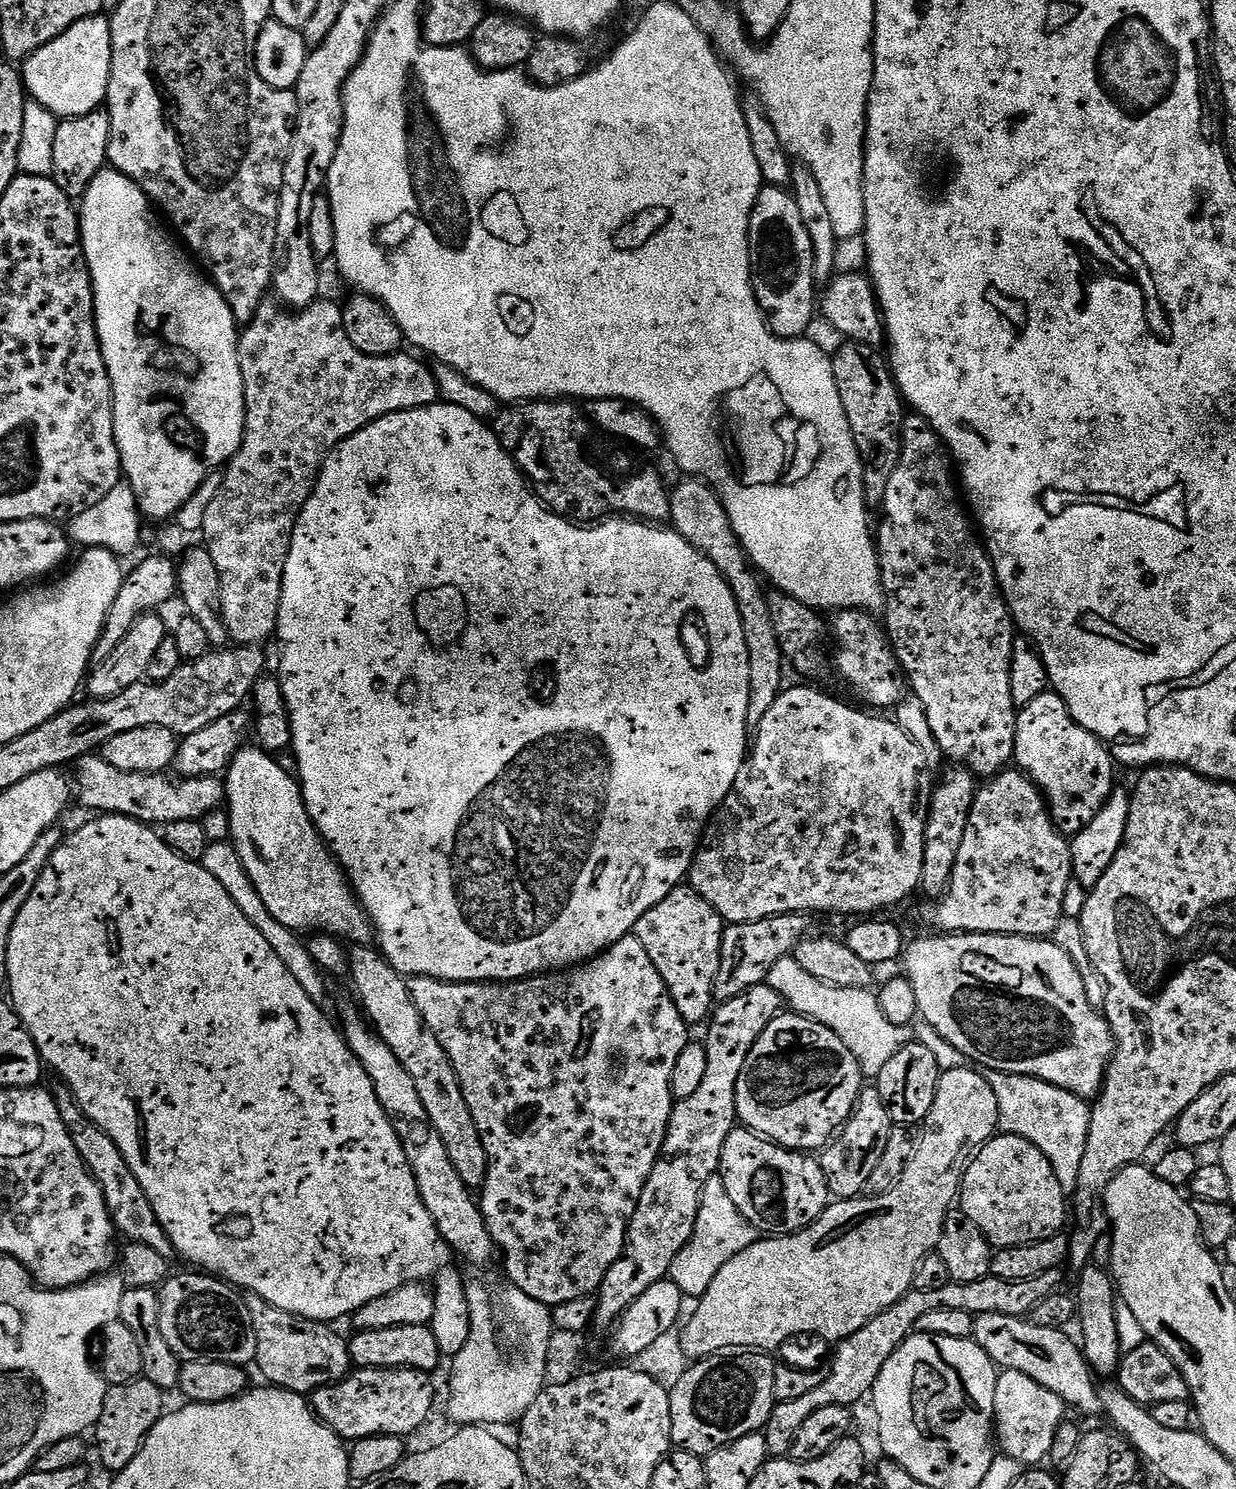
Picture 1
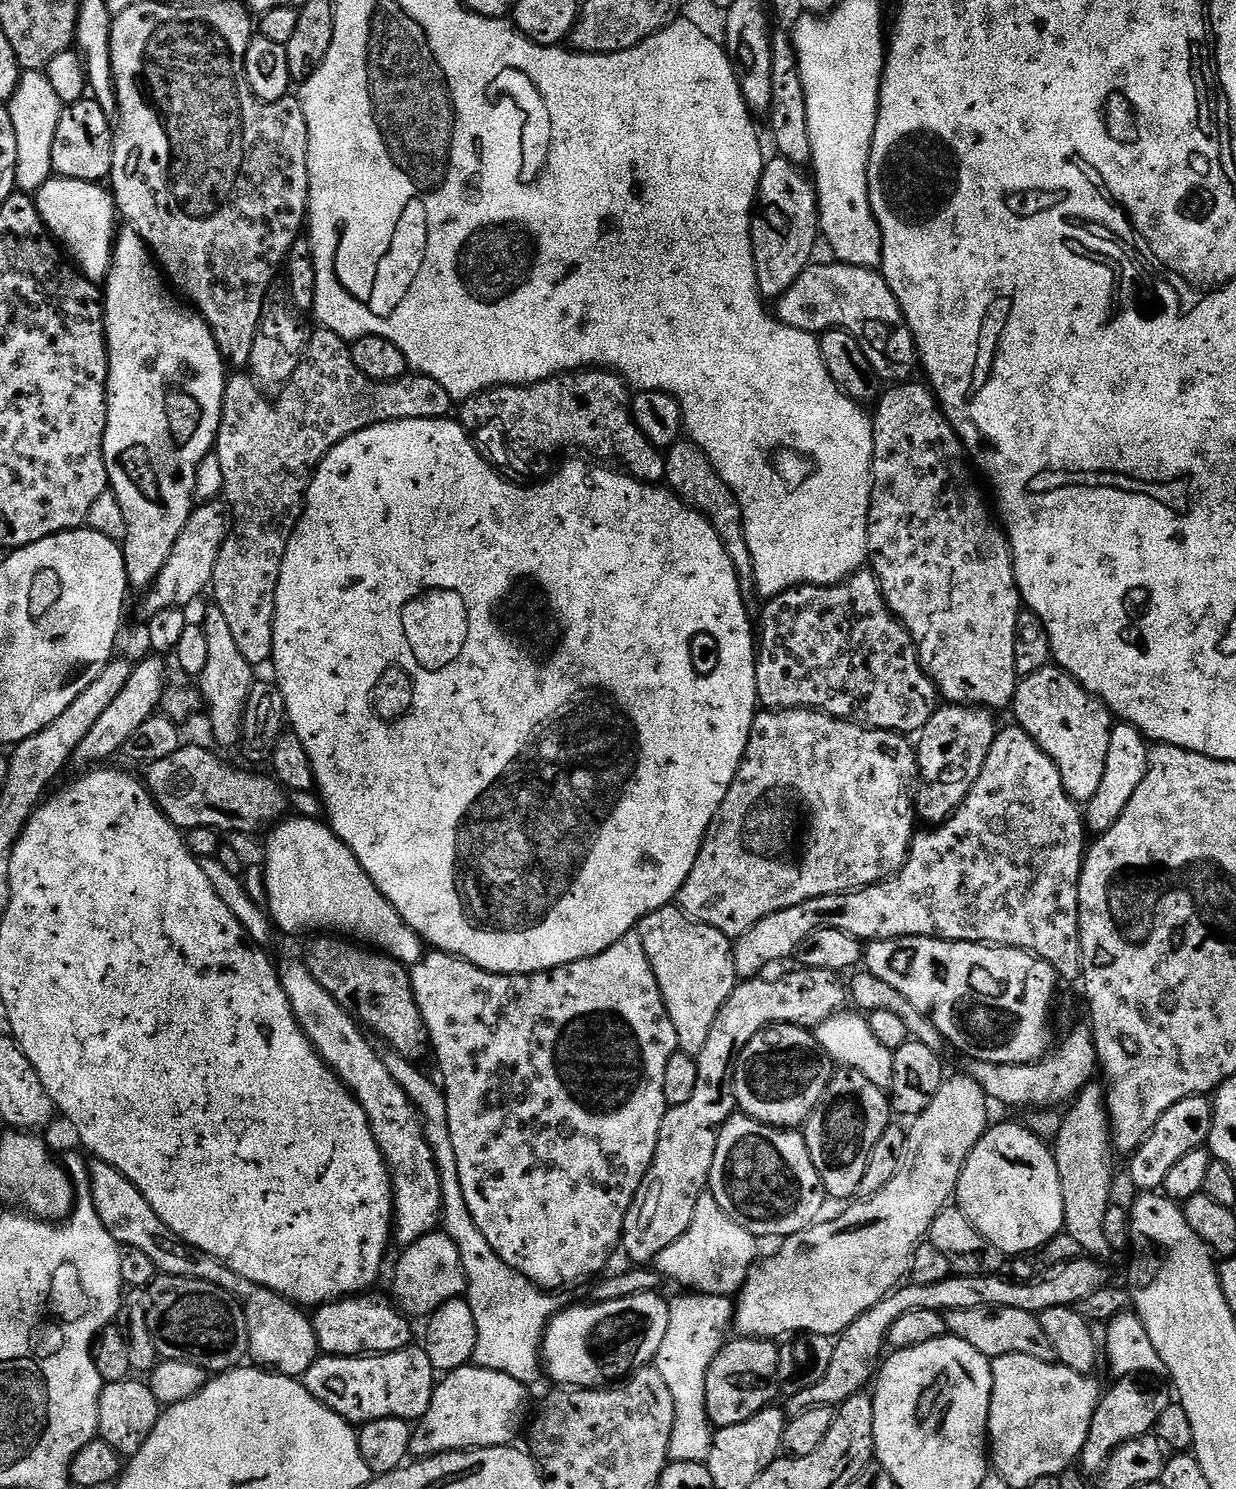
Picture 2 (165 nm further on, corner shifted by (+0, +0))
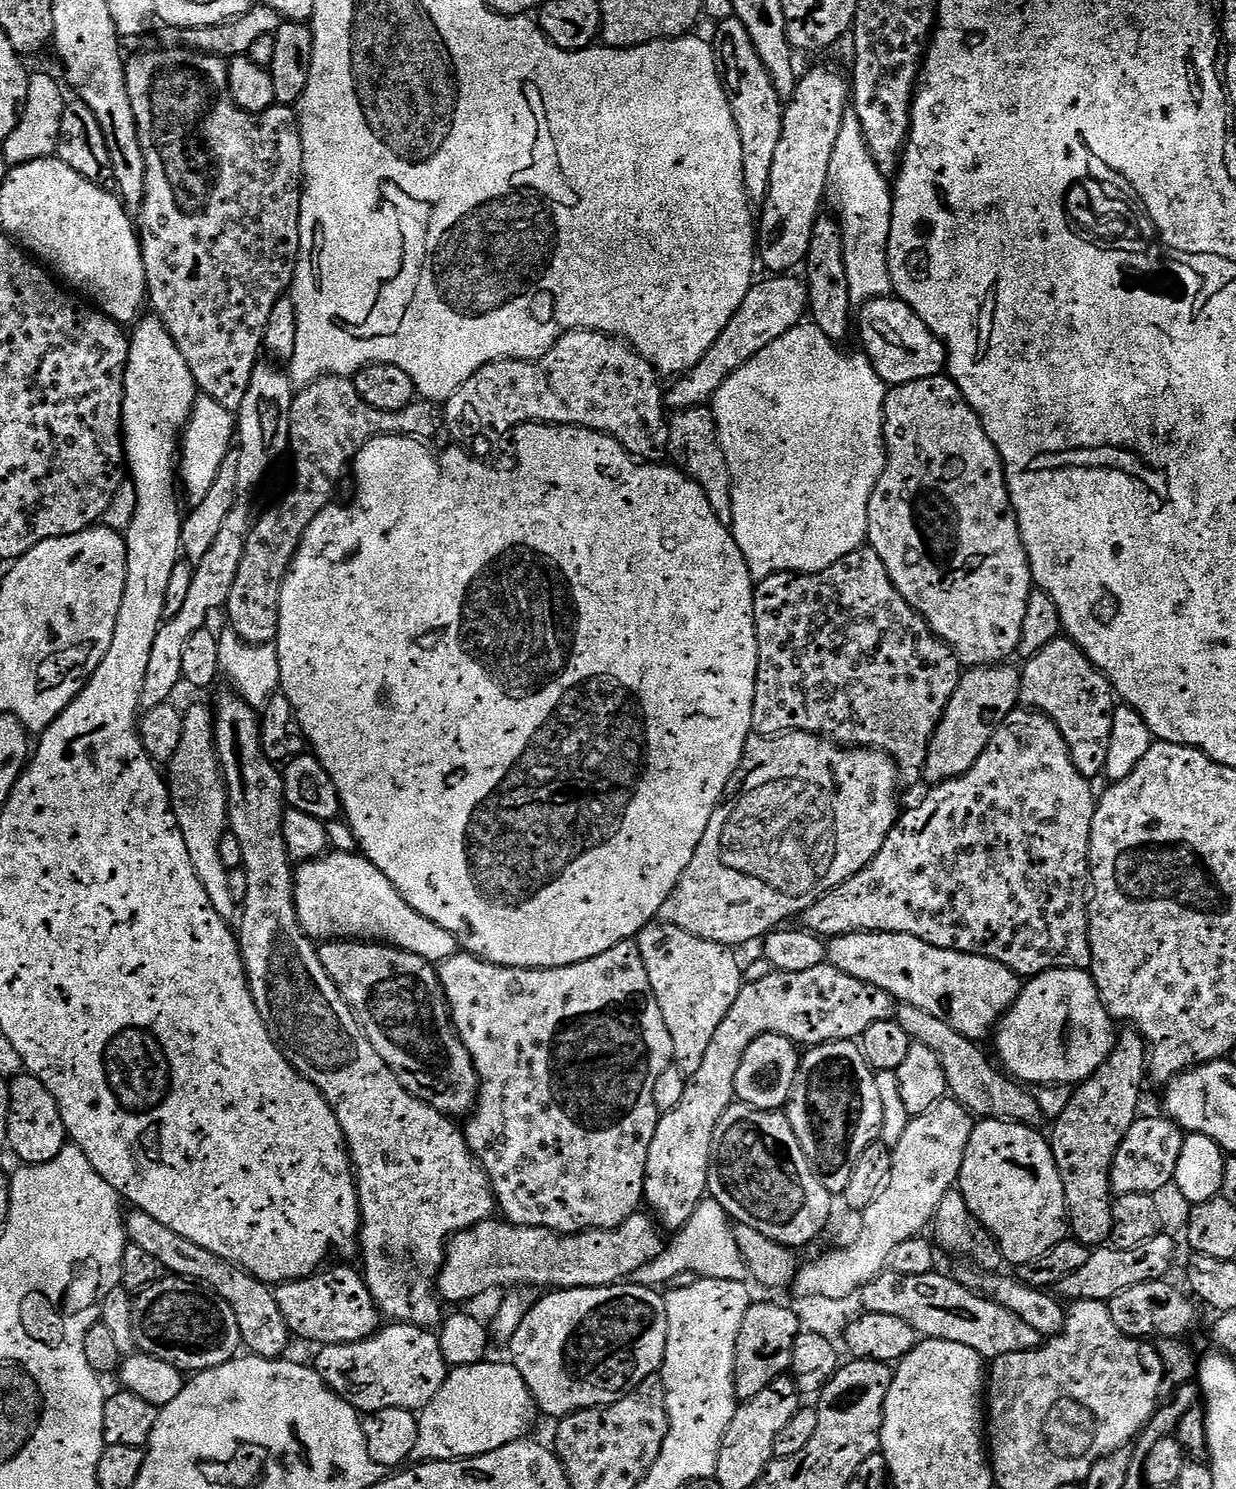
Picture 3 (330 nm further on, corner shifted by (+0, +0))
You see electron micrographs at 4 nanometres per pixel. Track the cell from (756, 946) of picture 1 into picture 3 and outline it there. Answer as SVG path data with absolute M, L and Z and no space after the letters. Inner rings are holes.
M1014 711L966 774L935 785L921 804L901 815L882 850L861 872L804 911L803 927L825 938L851 932L910 934L942 950L997 960L1021 978L1055 968L1091 969L1088 851L1097 802L1092 787L1074 766L1070 750L1049 716Z

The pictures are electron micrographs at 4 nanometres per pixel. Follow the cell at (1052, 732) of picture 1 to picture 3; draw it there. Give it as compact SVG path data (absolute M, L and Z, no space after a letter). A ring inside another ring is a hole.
M1061 638L1023 661L1020 668L1020 704L1025 709L1040 712L1054 721L1072 755L1077 770L1090 782L1104 776L1106 754L1110 754L1110 726L1114 726L1114 714L1118 707L1112 683L1090 662L1090 658L1073 640Z

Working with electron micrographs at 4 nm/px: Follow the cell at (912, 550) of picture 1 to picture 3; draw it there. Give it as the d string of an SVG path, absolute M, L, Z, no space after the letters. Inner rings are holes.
M947 374L934 378L918 378L918 382L889 387L884 397L884 447L888 450L888 462L884 466L882 478L878 478L878 486L874 486L874 494L870 494L867 547L874 549L878 558L882 558L882 566L886 566L886 574L890 574L890 582L894 582L898 594L902 594L902 598L910 602L912 609L923 616L936 637L945 640L952 647L952 653L960 659L965 669L985 668L991 664L1011 661L1011 656L1017 655L1020 646L1022 621L1026 619L1026 602L1034 585L1026 546L1020 537L1018 518L1004 477L1004 463L994 442L990 442L978 414Z

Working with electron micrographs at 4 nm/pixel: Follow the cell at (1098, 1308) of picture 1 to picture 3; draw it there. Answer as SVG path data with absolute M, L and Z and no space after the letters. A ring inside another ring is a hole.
M1121 1027L1110 1058L1088 1080L1075 1085L1066 1110L1051 1125L1050 1143L1066 1194L1068 1227L1075 1240L1093 1250L1112 1239L1112 1163L1118 1146L1122 1146L1122 1138L1126 1138L1141 1111L1140 1091L1147 1072L1148 1041L1136 1028Z

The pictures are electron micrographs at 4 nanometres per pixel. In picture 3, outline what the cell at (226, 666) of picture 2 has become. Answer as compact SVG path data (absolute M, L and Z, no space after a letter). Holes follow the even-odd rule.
M227 690L214 703L214 719L212 722L212 738L216 745L216 757L220 759L220 775L224 778L224 788L228 792L228 828L238 837L242 846L242 862L246 874L246 902L242 905L244 912L240 916L240 928L238 927L238 939L240 941L240 953L244 959L244 971L248 974L248 985L252 990L254 1004L258 1006L258 1014L262 1014L262 1022L270 1030L270 1034L276 1039L276 1043L284 1050L284 1057L293 1064L296 1070L303 1074L310 1083L319 1090L326 1098L326 1102L334 1110L338 1122L342 1126L342 1132L348 1143L348 1153L352 1155L352 1166L356 1177L356 1189L358 1190L360 1206L360 1235L358 1237L358 1256L364 1259L362 1275L370 1294L374 1298L377 1308L389 1321L401 1324L413 1324L419 1328L429 1330L435 1329L441 1323L440 1308L442 1301L436 1290L436 1279L444 1265L444 1250L448 1247L448 1241L457 1236L459 1232L465 1232L467 1228L474 1227L478 1222L493 1219L497 1211L496 1196L492 1192L492 1185L488 1183L488 1176L484 1167L476 1161L476 1155L470 1150L463 1131L455 1128L453 1121L443 1116L438 1110L434 1110L427 1102L420 1100L398 1082L398 1078L382 1062L378 1050L366 1038L364 1027L356 1018L356 1013L350 1010L348 1003L342 998L338 986L326 974L326 970L320 961L320 954L317 945L302 930L298 922L298 910L294 900L294 865L288 857L288 847L284 837L284 814L286 801L284 799L284 777L281 769L270 758L266 758L266 750L262 750L262 738L260 737L260 718L257 709L251 708L235 691Z

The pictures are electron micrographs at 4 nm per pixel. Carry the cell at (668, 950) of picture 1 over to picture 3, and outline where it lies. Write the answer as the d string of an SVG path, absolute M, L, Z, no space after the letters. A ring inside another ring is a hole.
M663 922L646 925L634 937L634 943L642 954L642 962L646 962L654 998L658 998L666 1030L670 1030L670 1042L674 1042L673 1065L690 1077L701 1068L706 1050L714 1042L714 1030L730 1014L730 1006L734 1006L734 998L738 998L745 983L742 964L736 961L732 953L735 951L729 945L706 942Z

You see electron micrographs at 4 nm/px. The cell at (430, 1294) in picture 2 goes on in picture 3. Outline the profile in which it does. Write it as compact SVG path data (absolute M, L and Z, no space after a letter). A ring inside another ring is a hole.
M637 1214L626 1218L622 1226L610 1230L592 1230L591 1232L552 1232L548 1228L518 1226L509 1224L500 1218L483 1220L465 1232L448 1241L444 1250L444 1265L436 1279L437 1293L445 1305L464 1306L467 1300L476 1300L495 1288L511 1289L513 1286L529 1286L531 1289L563 1290L566 1288L607 1288L610 1284L619 1284L635 1277L636 1272L664 1251L665 1237L655 1219L648 1214Z

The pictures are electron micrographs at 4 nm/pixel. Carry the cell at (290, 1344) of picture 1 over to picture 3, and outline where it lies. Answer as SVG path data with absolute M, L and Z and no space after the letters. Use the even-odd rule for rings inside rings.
M129 1211L124 1231L131 1244L147 1250L153 1258L162 1262L165 1273L185 1277L221 1296L234 1310L234 1318L238 1318L240 1343L251 1355L274 1360L287 1353L284 1351L288 1348L290 1333L286 1318L282 1318L282 1310L278 1310L275 1291L269 1285L254 1278L232 1261L218 1258L218 1254L210 1254L210 1250L202 1250L202 1246L194 1246L194 1242L174 1234L174 1230L162 1226L162 1222L150 1218L150 1214L145 1212Z

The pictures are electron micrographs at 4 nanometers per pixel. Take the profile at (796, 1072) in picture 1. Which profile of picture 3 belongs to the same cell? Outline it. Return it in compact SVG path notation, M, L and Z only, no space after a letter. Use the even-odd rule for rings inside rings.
M767 1032L754 1038L754 1042L746 1046L746 1054L742 1054L742 1063L738 1065L738 1078L734 1078L736 1100L758 1112L783 1109L797 1091L801 1059L801 1049L781 1033Z

